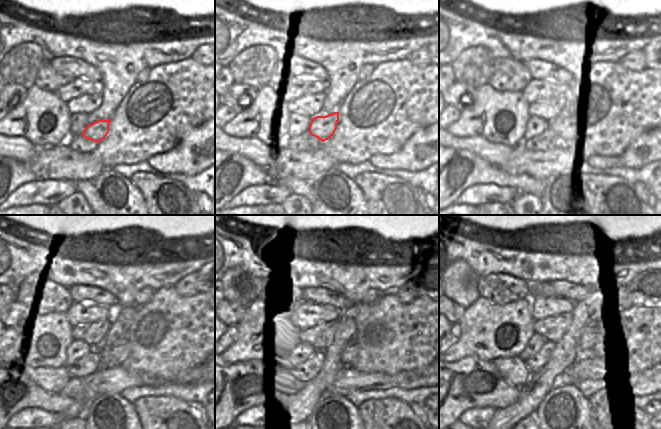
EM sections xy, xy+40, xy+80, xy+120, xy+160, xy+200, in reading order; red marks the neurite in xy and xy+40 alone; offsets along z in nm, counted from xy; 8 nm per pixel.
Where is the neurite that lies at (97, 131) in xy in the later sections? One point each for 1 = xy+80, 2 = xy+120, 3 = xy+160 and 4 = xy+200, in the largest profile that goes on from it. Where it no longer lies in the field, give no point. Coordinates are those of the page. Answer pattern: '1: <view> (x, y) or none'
1: xy+80 (557, 127)
2: xy+120 (118, 355)
3: xy+160 (350, 351)
4: xy+200 (586, 347)

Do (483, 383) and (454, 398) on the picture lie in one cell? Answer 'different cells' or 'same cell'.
same cell

